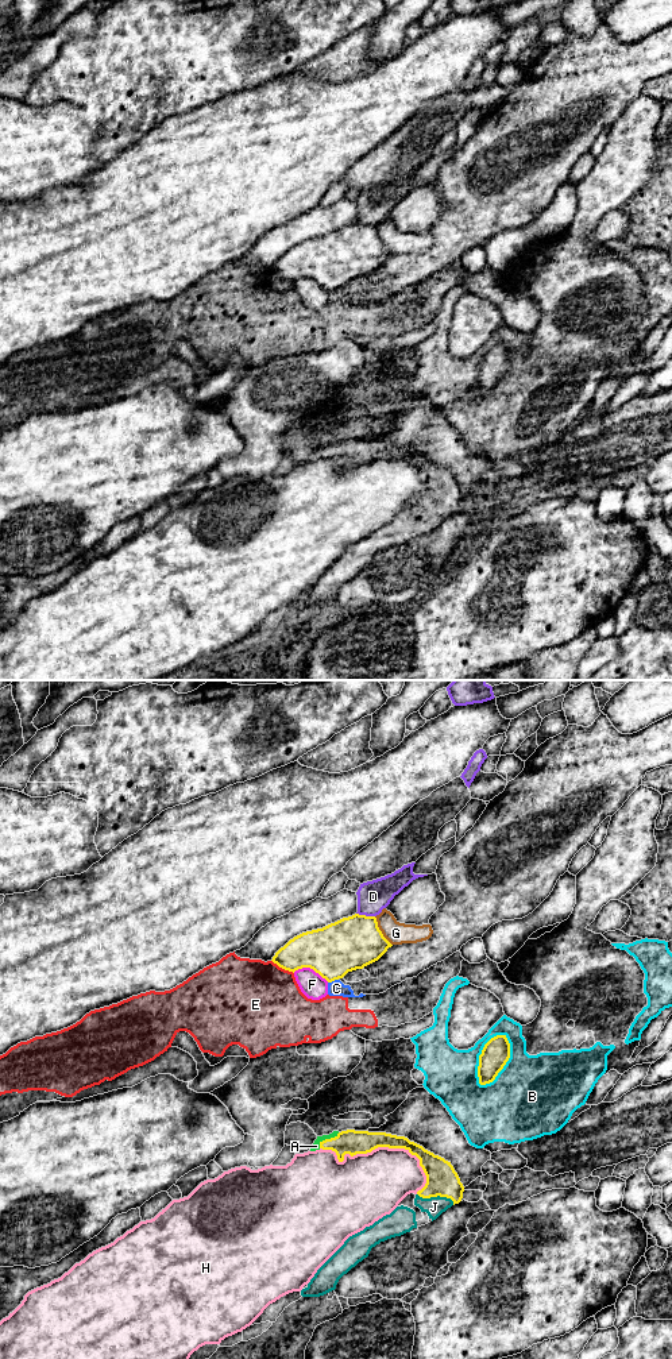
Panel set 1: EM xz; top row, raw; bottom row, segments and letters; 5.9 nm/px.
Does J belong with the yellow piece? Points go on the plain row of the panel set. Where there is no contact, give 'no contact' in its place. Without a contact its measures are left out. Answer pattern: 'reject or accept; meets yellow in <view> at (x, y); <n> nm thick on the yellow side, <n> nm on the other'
accept; meets yellow in xz at (436, 505); 190 nm thick on the yellow side, 110 nm on the other

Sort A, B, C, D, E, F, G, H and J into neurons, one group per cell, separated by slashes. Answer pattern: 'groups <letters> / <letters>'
groups A J / B / C / D / E / F / G / H

